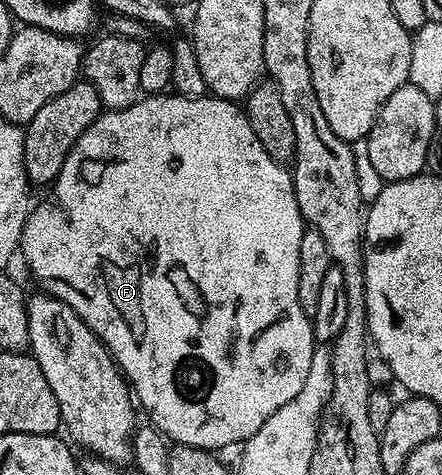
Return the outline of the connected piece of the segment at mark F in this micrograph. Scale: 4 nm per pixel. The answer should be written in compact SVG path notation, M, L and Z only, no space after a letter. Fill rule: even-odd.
M147 94L136 100L128 108L107 110L99 115L87 127L85 134L81 134L81 138L77 138L77 142L69 150L54 185L50 189L50 192L52 191L51 200L45 201L44 204L36 203L27 214L27 221L19 239L21 260L23 256L28 270L39 279L39 284L43 287L40 289L48 296L56 296L57 299L72 308L83 319L85 326L89 326L89 330L93 330L96 338L107 347L128 385L133 389L133 396L138 407L142 411L143 408L147 411L147 416L151 419L148 420L150 427L163 433L172 445L184 444L185 446L208 450L220 450L219 448L227 448L230 444L242 445L249 438L253 438L253 434L257 434L257 430L261 430L261 426L265 426L267 419L273 418L273 414L277 414L277 410L281 410L281 406L285 406L285 402L293 402L293 397L301 391L301 386L305 386L305 378L309 378L309 366L313 362L317 341L315 332L311 329L312 317L307 316L305 310L301 310L301 298L297 298L297 282L299 281L299 267L301 266L301 238L305 231L305 221L301 210L297 206L297 194L295 193L295 181L292 173L288 169L286 172L283 168L286 167L280 161L271 157L263 149L261 142L257 142L257 134L253 134L253 126L249 126L246 111L236 101L223 100L220 96L210 94L206 96Z

